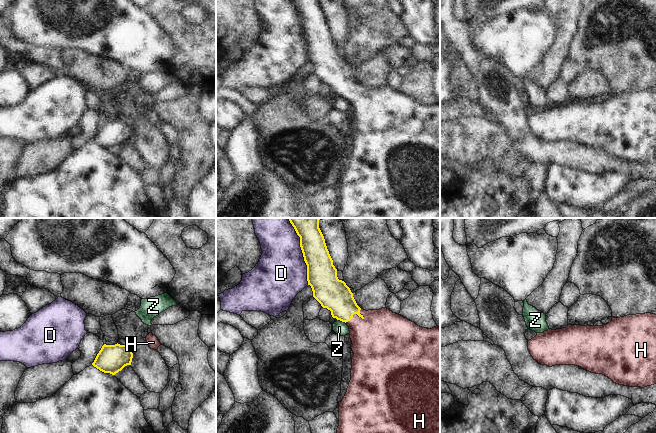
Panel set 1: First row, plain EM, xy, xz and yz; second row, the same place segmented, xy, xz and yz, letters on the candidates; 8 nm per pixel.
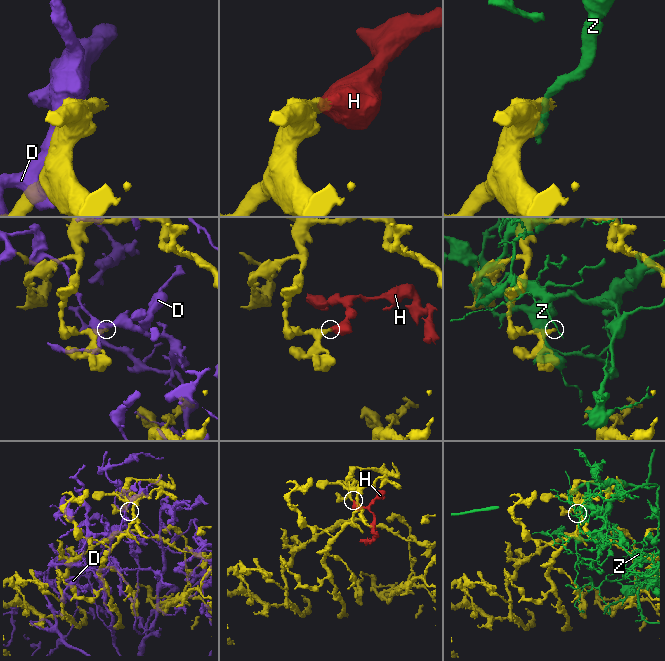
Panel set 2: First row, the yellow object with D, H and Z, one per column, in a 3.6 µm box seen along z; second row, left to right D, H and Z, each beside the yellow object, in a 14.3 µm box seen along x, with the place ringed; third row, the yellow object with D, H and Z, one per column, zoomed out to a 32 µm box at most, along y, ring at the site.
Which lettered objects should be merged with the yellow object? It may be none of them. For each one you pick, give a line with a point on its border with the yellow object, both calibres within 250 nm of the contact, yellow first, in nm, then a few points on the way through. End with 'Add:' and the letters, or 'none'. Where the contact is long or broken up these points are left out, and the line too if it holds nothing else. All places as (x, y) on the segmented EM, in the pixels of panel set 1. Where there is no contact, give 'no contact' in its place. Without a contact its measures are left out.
H: xz (355, 313) | 260/360 nm | across xz (332, 293), (355, 313), (375, 337)
Add: H

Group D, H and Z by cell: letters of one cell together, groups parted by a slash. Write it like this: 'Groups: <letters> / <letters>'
Groups: D / H / Z

